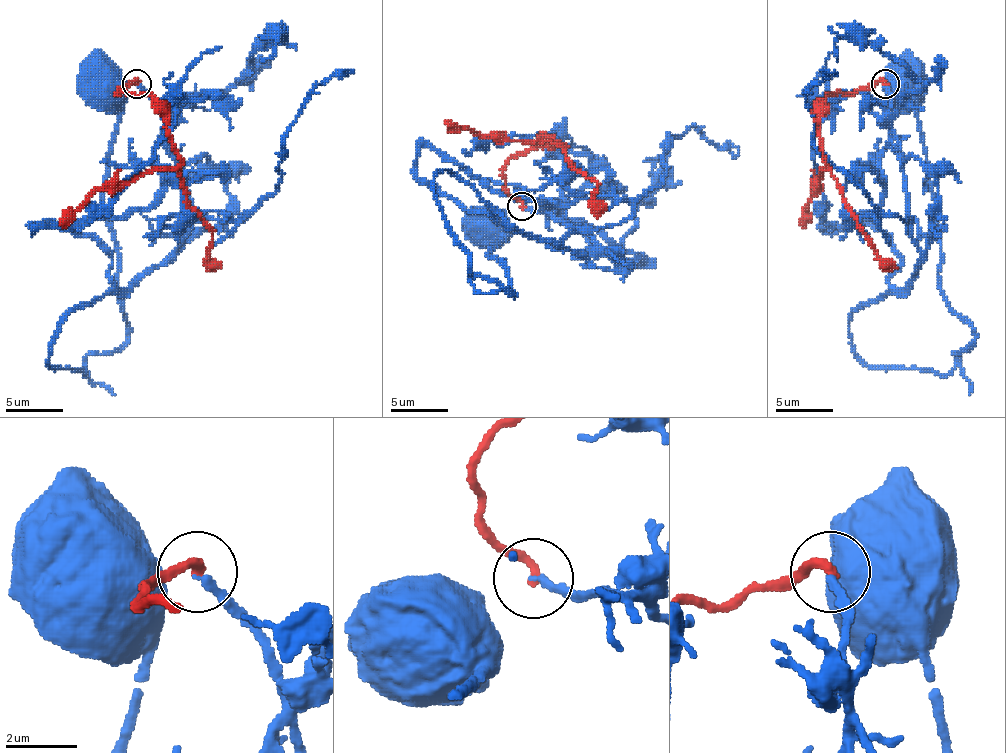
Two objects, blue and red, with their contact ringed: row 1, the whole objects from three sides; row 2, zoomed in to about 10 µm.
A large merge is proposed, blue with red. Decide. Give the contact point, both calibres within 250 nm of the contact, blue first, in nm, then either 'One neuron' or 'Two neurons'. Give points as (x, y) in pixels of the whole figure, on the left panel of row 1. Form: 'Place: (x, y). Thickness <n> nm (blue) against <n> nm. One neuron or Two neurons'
Place: (137, 83). Thickness 160 nm (blue) against 280 nm. Two neurons

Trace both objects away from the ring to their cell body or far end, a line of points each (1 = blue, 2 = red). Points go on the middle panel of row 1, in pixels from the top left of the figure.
1: (523, 207), (577, 230), (523, 236), (451, 169), (434, 178), (468, 276), (511, 296), (485, 224)
2: (523, 207), (502, 175), (511, 158), (540, 144), (566, 144), (497, 141), (454, 129), (445, 121)

